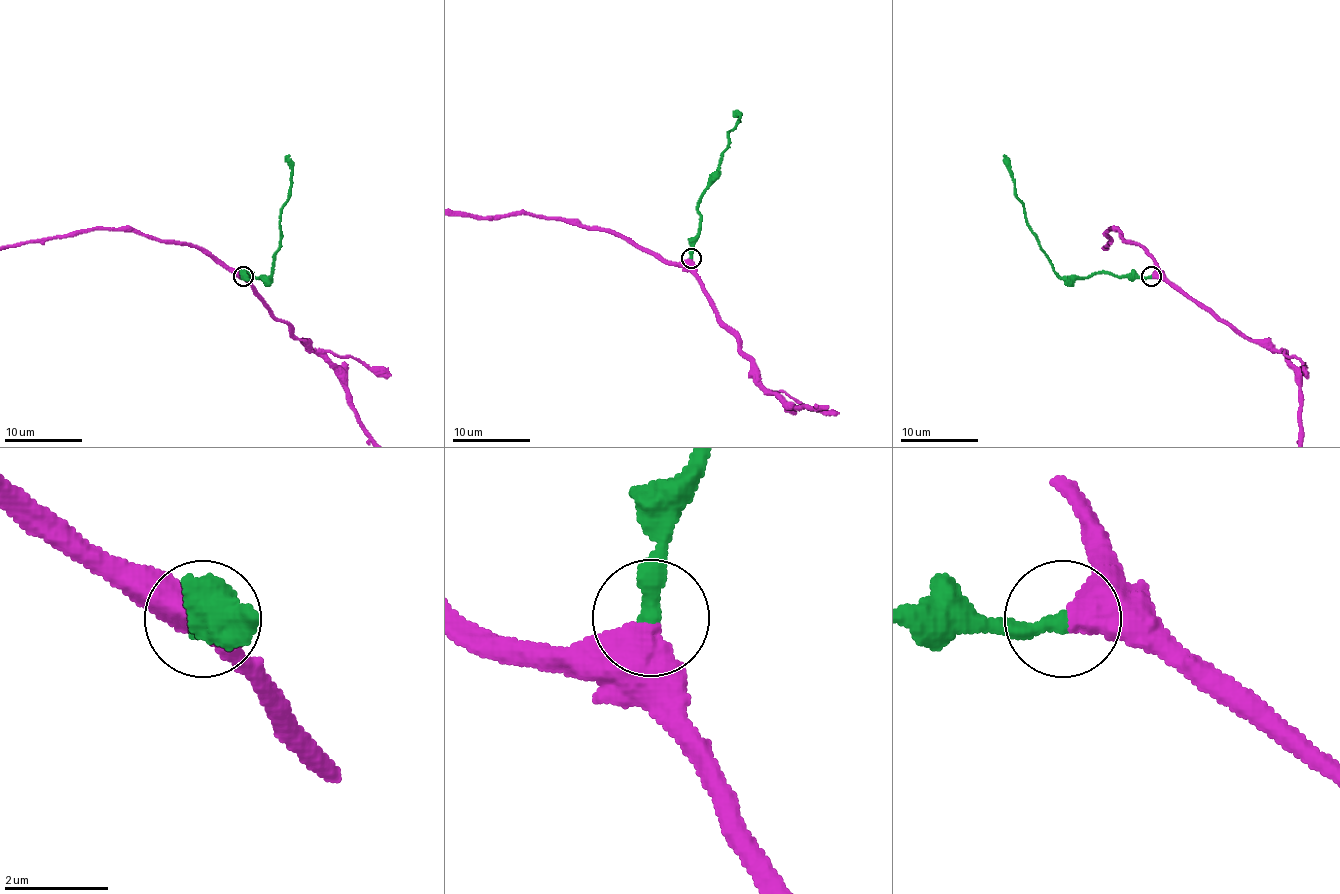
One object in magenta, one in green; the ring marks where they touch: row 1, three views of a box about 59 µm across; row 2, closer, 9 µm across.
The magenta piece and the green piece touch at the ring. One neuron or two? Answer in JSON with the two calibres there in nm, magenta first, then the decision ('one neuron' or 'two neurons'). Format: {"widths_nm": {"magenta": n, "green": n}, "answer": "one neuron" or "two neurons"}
{"widths_nm": {"magenta": 600, "green": 360}, "answer": "one neuron"}

